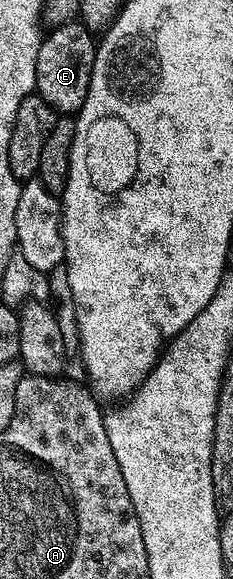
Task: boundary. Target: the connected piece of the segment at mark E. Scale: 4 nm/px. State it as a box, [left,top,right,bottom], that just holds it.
[36,24,95,114]

